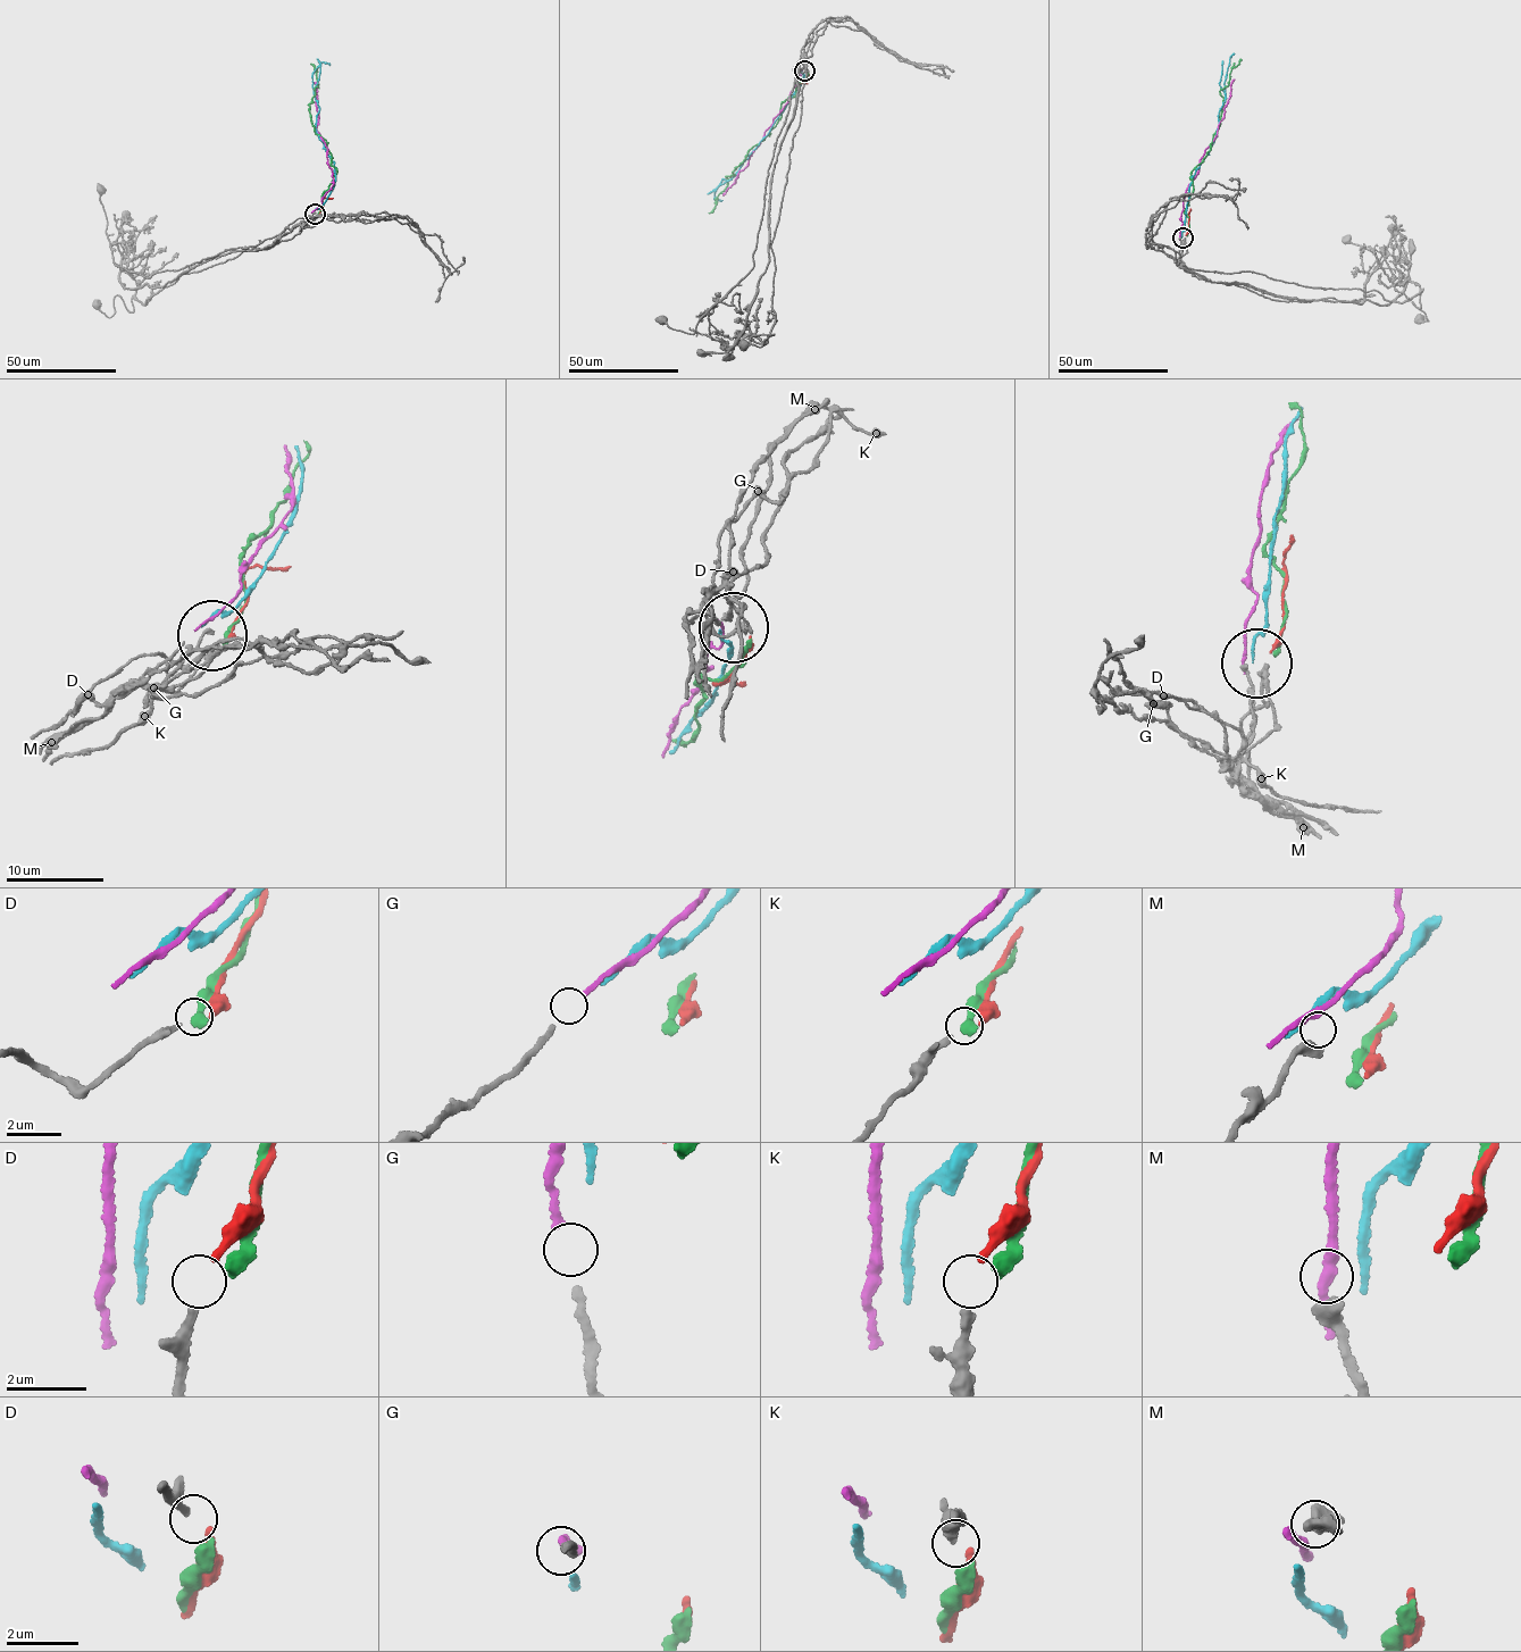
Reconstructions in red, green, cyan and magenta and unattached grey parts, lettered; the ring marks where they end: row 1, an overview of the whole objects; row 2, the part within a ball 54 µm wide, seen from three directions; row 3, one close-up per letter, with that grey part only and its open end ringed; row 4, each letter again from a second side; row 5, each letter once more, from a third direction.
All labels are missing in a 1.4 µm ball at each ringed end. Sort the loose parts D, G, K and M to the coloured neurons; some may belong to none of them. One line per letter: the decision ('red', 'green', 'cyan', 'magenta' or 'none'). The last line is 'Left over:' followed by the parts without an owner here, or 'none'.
D: green
G: magenta
K: red
M: none
Left over: M

